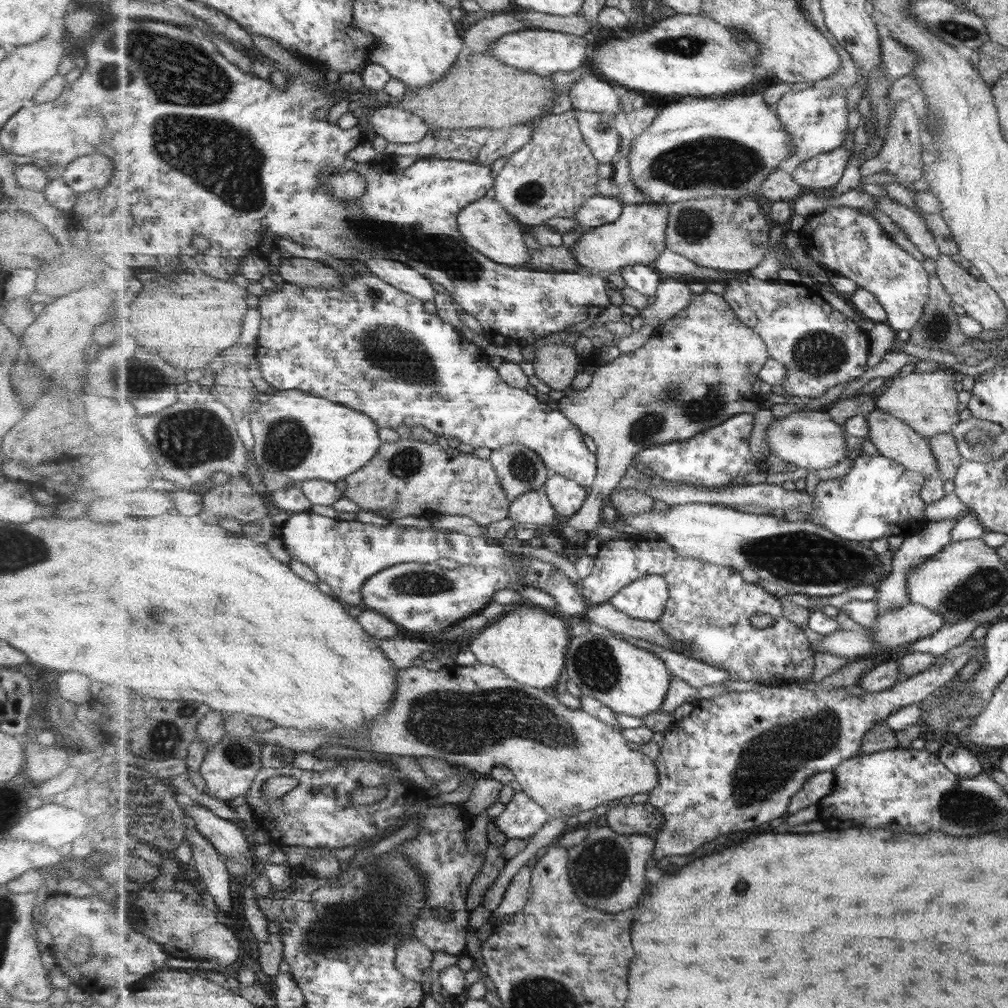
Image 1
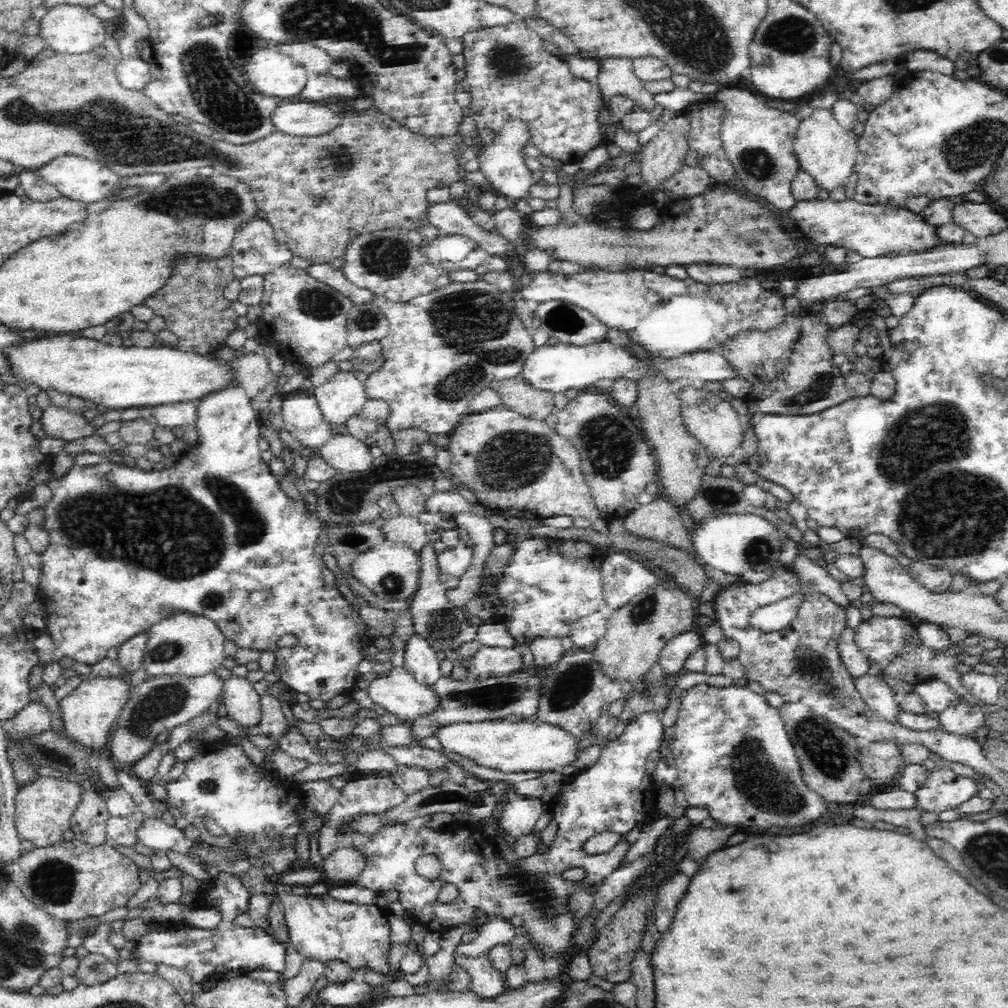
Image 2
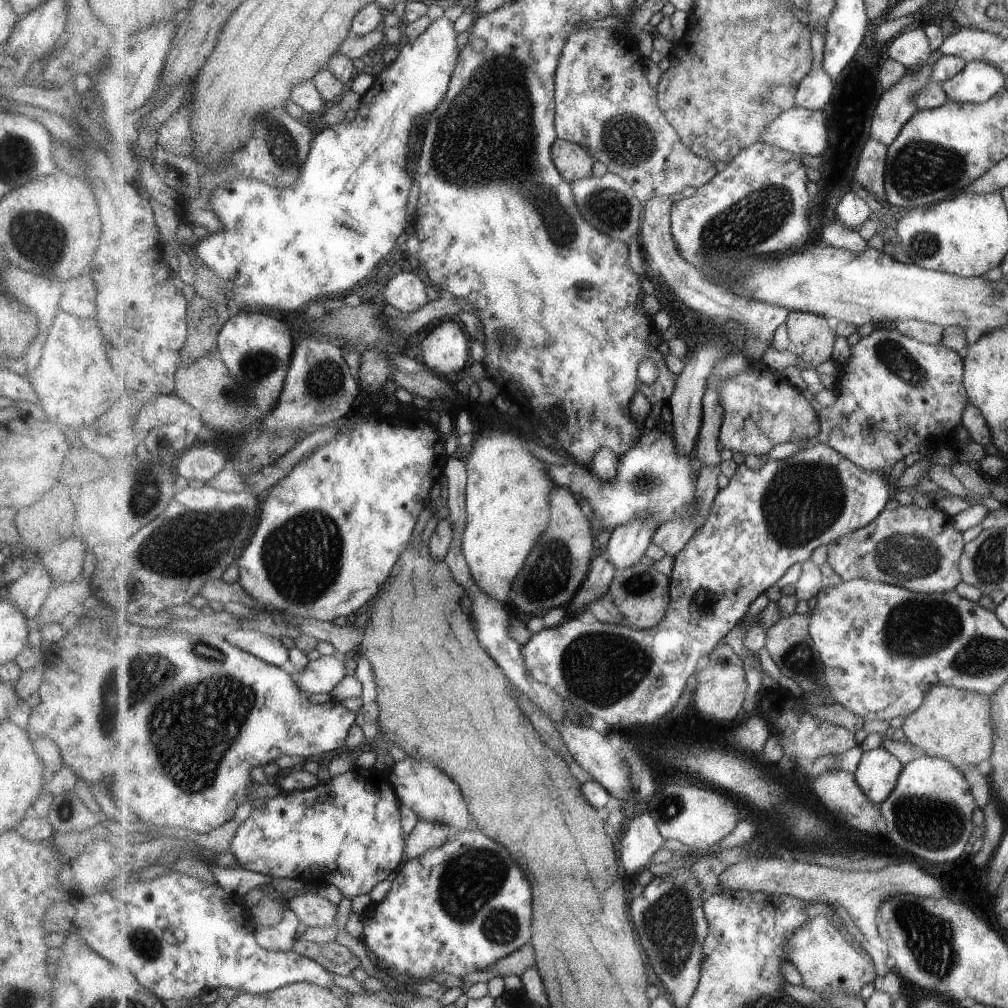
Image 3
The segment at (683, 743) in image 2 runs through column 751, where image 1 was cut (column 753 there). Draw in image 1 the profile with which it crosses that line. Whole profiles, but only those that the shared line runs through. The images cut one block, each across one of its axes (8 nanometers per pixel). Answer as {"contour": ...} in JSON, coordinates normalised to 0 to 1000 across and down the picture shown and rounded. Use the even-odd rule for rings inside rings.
{"contour":[[[963,632],[959,634],[957,638],[945,643],[934,652],[934,656],[930,656],[926,662],[902,672],[899,676],[893,675],[886,683],[880,684],[876,687],[858,688],[858,689],[850,690],[845,689],[840,684],[826,684],[818,685],[813,684],[811,686],[797,683],[797,681],[791,681],[790,678],[779,681],[761,681],[756,684],[750,684],[739,687],[723,686],[723,688],[717,688],[717,689],[711,689],[705,693],[698,693],[694,697],[688,698],[688,702],[685,709],[680,710],[676,714],[670,714],[668,718],[660,724],[658,737],[656,738],[655,747],[650,753],[650,758],[654,763],[654,780],[649,785],[644,786],[644,798],[650,803],[654,804],[661,813],[660,818],[657,823],[652,827],[650,833],[650,854],[658,853],[662,849],[682,849],[682,847],[688,847],[691,841],[695,841],[697,837],[701,837],[713,828],[727,829],[730,831],[737,830],[744,827],[744,821],[747,819],[755,819],[755,817],[764,816],[765,813],[776,813],[782,809],[782,803],[788,790],[796,785],[801,774],[804,774],[808,768],[813,766],[827,766],[828,762],[834,760],[838,754],[842,754],[852,748],[852,745],[856,742],[856,735],[859,732],[860,726],[864,724],[864,720],[872,718],[872,716],[879,715],[883,708],[891,705],[892,702],[898,702],[904,700],[904,698],[910,698],[917,696],[922,690],[932,687],[934,682],[943,678],[943,675],[953,665],[955,661],[961,657],[961,654],[967,651],[969,643],[977,640],[975,634],[967,634]]]}

